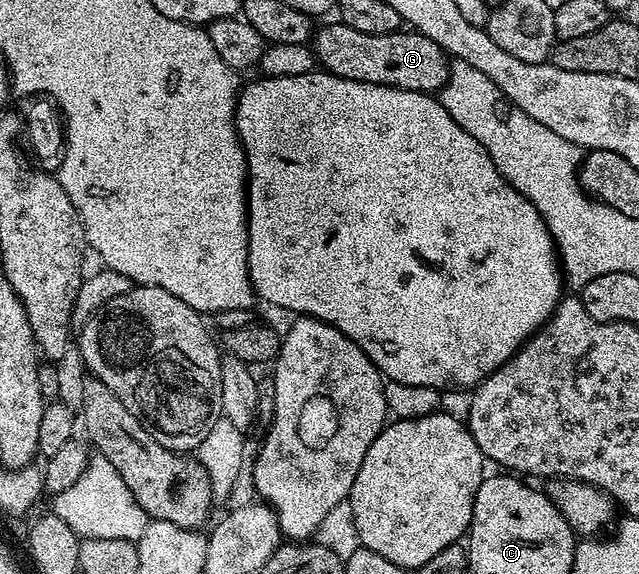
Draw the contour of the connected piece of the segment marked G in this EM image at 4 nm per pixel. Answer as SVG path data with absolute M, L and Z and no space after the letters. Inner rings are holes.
M344 23L325 25L316 30L315 54L320 68L336 77L351 79L359 83L375 83L396 89L406 89L416 93L436 94L449 79L450 58L441 50L439 43L431 43L427 35L416 31L398 31L387 35L363 35L363 31L355 31L355 27L347 27Z

